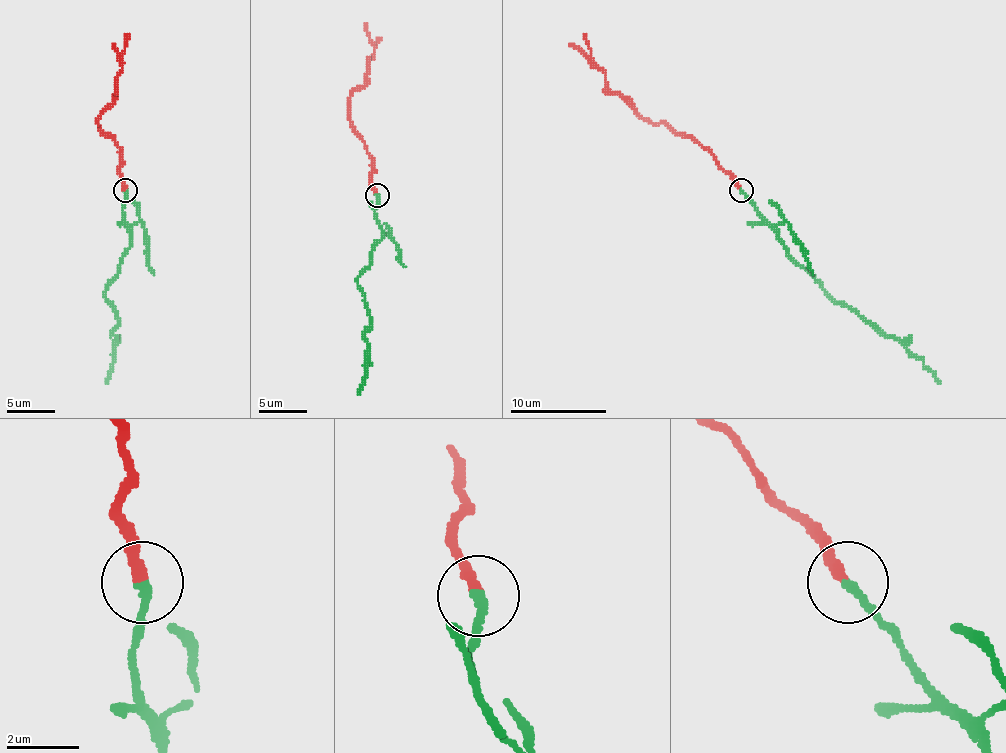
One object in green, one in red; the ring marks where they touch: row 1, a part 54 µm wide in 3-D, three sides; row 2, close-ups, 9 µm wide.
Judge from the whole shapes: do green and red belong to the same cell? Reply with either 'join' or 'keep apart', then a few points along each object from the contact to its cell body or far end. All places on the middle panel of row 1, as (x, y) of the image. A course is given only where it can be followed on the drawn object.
keep apart; course green (377, 194), (374, 218), (381, 237), (369, 266), (357, 278), (369, 314), (367, 375), (357, 394); course red (377, 194), (372, 160), (350, 122), (350, 95), (364, 83), (369, 59), (381, 38)

